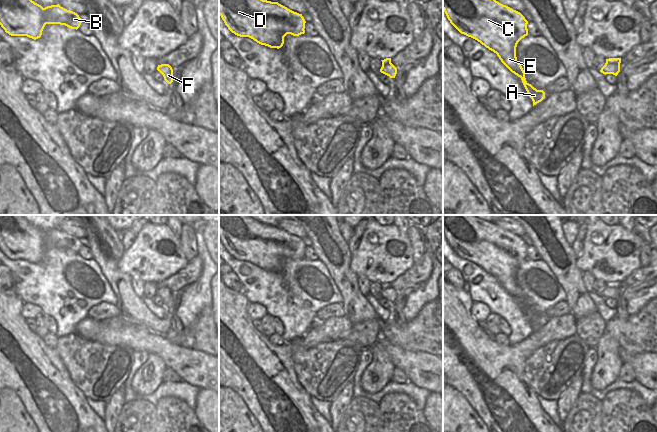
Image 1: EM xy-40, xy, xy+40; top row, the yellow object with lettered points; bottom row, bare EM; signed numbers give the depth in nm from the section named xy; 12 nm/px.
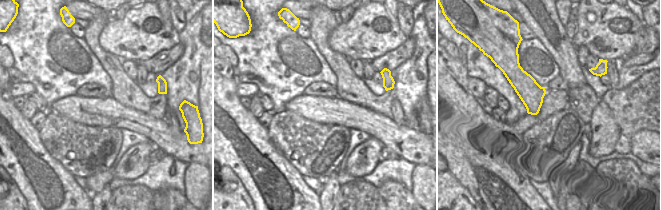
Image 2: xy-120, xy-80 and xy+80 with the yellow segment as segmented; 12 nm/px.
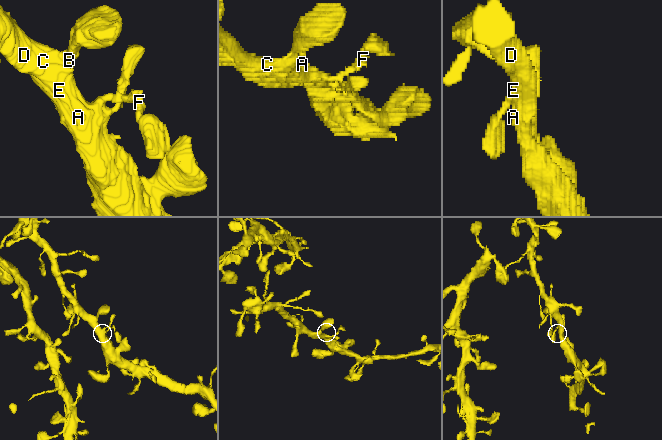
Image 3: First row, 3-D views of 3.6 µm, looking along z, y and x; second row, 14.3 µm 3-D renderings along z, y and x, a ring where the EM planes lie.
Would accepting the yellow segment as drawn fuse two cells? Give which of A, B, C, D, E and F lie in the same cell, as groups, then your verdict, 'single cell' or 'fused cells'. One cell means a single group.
groups A B C D E F; single cell

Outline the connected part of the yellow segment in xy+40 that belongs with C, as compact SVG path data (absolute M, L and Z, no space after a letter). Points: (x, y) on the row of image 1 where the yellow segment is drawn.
M443 0L443 10L461 34L496 53L501 62L521 78L533 106L545 98L543 90L537 90L526 81L517 61L517 44L528 35L528 21L520 12L496 0Z

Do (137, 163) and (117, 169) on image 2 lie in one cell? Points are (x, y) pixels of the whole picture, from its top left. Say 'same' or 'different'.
same

